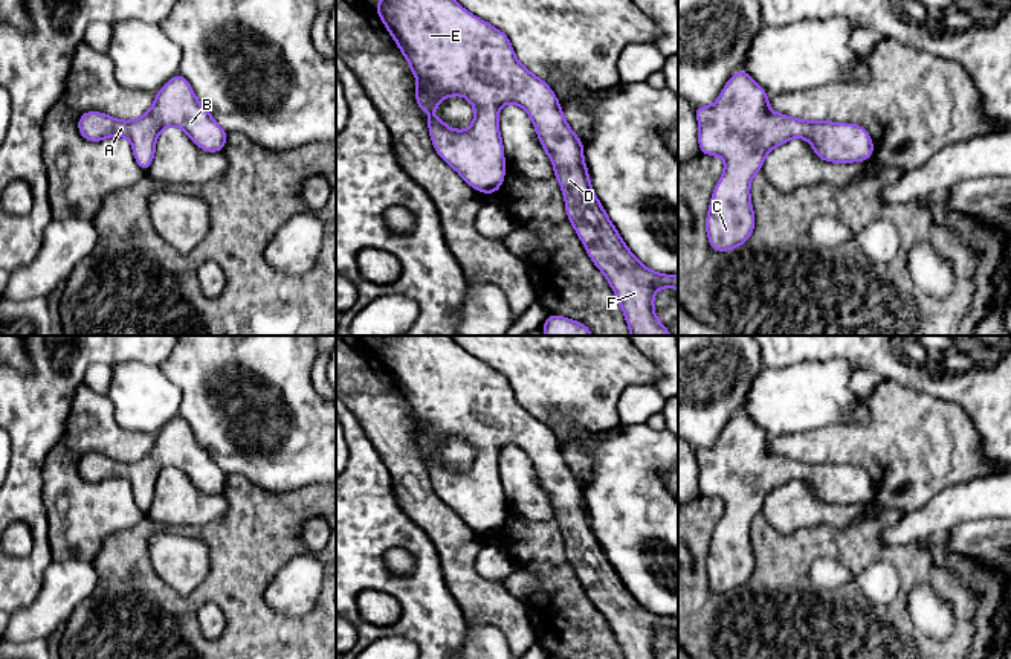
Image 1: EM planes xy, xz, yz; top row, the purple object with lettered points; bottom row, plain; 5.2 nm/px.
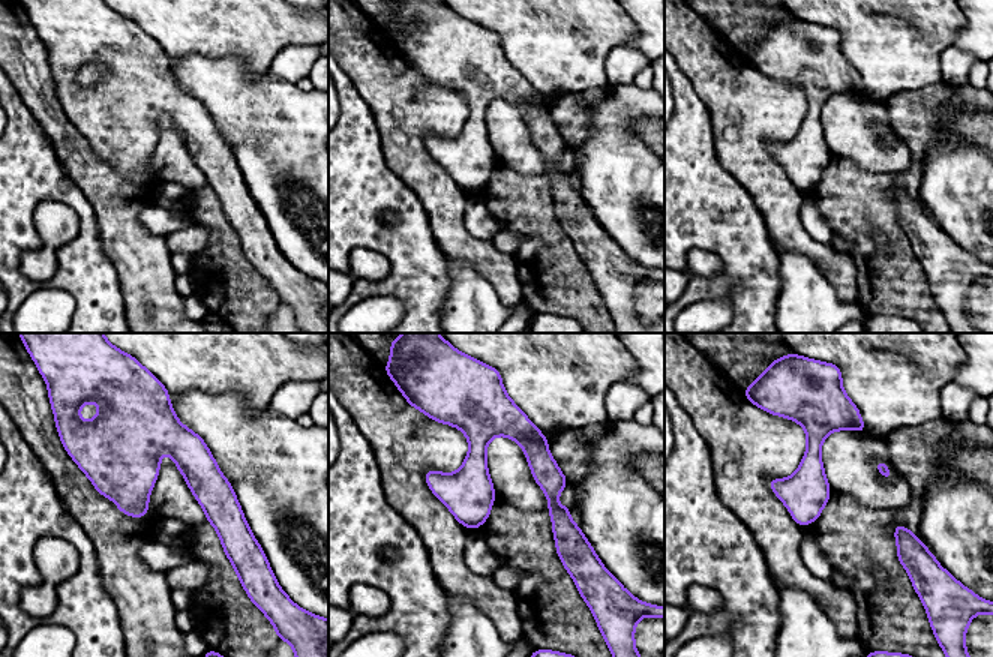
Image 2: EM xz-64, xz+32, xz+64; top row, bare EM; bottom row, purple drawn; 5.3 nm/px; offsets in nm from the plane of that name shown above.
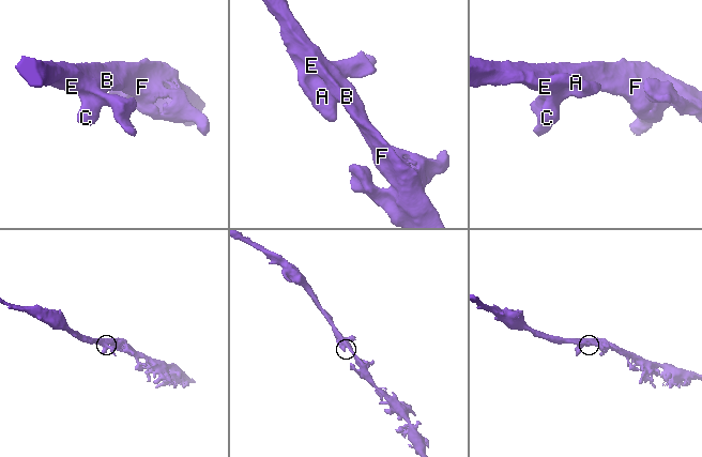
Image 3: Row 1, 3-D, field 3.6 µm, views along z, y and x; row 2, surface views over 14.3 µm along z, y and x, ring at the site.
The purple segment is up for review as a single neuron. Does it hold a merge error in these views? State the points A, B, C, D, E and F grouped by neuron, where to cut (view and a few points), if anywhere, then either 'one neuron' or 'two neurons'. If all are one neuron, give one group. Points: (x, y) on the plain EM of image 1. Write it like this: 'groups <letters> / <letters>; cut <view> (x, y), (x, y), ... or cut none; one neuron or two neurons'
groups A B C D E F; cut none; one neuron

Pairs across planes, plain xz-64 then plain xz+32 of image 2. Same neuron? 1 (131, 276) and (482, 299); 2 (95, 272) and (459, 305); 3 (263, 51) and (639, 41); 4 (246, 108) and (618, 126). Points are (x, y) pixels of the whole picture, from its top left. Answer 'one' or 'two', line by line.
1: two
2: two
3: two
4: one

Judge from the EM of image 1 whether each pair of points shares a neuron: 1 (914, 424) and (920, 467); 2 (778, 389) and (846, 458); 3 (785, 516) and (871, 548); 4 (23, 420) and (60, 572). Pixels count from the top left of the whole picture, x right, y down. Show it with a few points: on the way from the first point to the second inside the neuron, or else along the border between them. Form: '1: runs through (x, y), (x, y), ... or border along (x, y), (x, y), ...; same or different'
1: runs through (914, 435), (914, 456); same
2: border along (851, 421), (831, 421), (781, 437); different
3: border along (846, 525), (816, 523), (788, 533), (775, 530); different
4: border along (52, 562), (45, 572), (38, 595); different

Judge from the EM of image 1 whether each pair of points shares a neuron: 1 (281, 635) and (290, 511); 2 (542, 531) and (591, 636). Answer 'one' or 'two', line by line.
1: one
2: one

